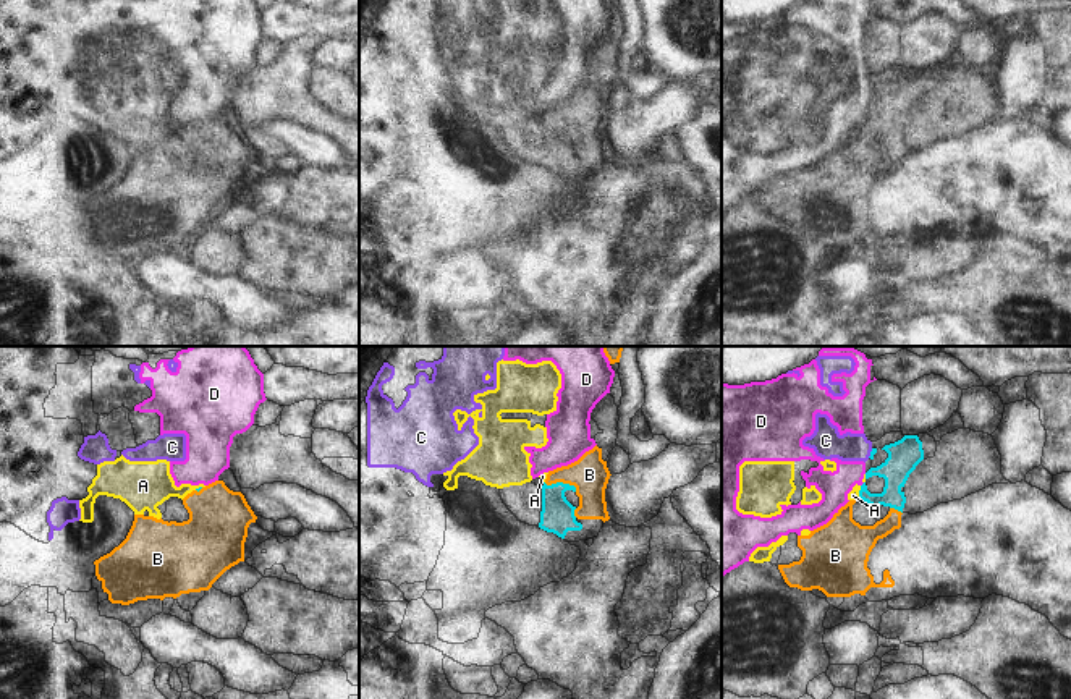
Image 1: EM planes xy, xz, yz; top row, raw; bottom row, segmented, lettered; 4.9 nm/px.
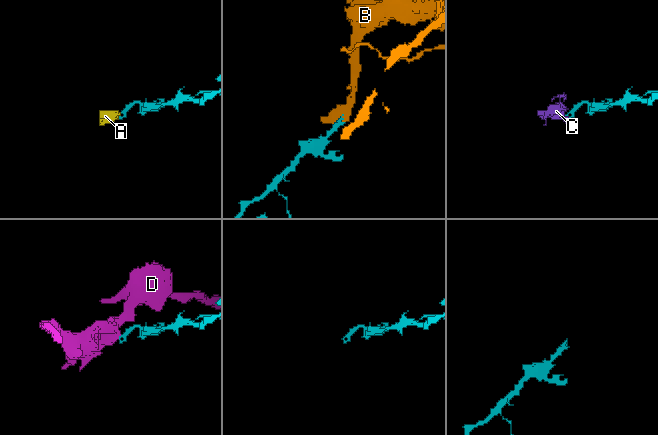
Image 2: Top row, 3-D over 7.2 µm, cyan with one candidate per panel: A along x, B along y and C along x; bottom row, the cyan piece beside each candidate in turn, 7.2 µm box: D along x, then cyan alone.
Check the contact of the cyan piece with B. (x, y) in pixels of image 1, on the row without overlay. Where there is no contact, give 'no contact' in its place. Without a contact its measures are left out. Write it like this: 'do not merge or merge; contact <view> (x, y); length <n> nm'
merge; contact xz (562, 120); length 170 nm

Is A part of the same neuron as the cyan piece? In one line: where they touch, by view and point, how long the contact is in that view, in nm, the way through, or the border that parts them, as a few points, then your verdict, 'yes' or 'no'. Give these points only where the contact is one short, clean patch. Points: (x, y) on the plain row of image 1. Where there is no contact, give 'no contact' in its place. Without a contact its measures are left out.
yz (859, 130) | 80 nm | no

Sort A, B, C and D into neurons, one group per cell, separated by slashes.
A C D / B

